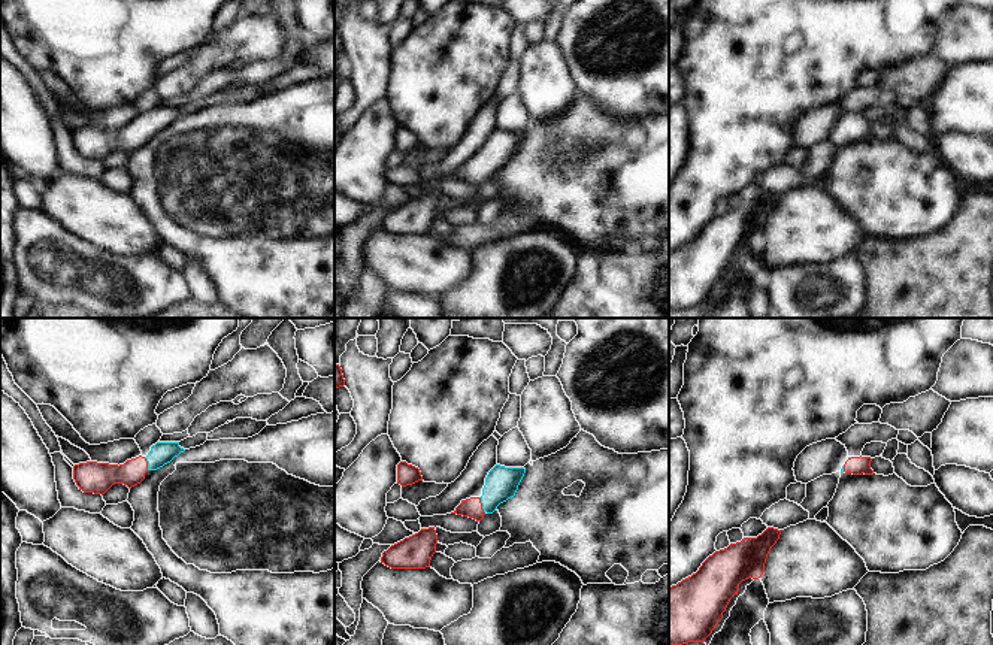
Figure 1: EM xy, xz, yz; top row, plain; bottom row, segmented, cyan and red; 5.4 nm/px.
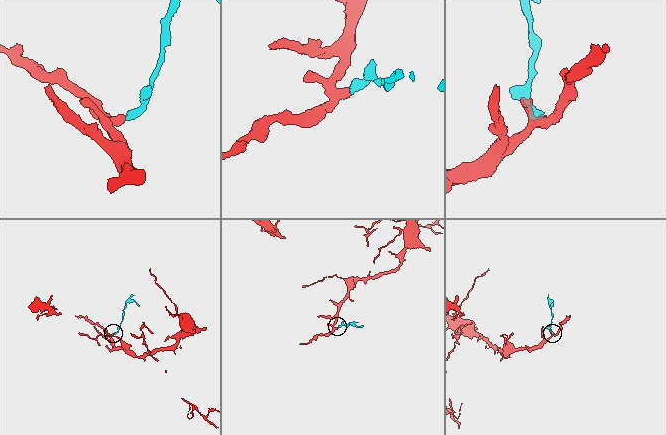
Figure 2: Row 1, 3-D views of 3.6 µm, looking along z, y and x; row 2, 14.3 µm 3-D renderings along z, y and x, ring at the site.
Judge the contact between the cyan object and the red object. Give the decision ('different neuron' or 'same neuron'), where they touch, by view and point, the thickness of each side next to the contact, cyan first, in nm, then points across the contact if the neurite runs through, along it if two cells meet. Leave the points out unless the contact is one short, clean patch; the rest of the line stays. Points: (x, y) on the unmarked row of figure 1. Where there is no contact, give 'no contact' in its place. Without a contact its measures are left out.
same neuron; meets cyan in xz at (483, 170); 180 nm thick on the cyan side, 110 nm on the other; runs through xz (502, 148), (483, 170), (472, 173)

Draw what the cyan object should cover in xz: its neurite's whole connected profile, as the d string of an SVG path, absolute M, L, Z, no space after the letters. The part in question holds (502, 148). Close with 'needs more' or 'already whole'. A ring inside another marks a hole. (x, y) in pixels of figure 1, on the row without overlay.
M496 130L485 143L482 161L461 166L451 179L481 187L485 178L493 179L500 169L515 161L524 139L524 133L505 133Z | needs more

